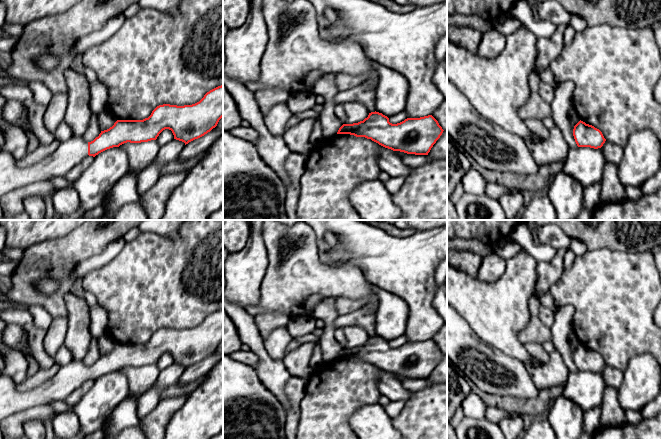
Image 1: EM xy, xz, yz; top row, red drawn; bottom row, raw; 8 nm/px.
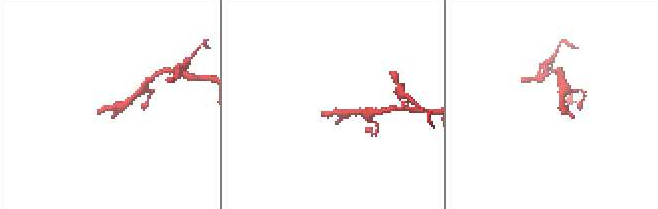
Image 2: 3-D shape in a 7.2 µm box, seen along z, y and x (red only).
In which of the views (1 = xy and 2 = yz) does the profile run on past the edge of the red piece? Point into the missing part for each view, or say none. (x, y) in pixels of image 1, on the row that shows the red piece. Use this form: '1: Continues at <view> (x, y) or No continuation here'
1: Continues at xy (70, 153)
2: No continuation here

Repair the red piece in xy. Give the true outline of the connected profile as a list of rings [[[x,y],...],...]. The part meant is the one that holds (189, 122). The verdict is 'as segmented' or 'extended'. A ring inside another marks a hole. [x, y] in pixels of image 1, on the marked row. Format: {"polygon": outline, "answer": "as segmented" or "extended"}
{"polygon": [[[223,85],[218,86],[209,92],[197,103],[192,105],[170,105],[163,104],[157,106],[148,118],[143,120],[117,120],[112,127],[101,131],[98,137],[93,141],[87,142],[83,137],[72,137],[69,140],[60,143],[58,148],[41,162],[29,167],[18,167],[17,160],[11,153],[0,151],[0,198],[15,189],[21,189],[26,185],[39,181],[50,181],[53,177],[65,176],[75,166],[77,166],[85,157],[95,157],[99,153],[120,145],[130,143],[141,143],[156,140],[159,134],[169,129],[174,135],[174,139],[186,144],[198,139],[213,128],[223,117]]], "answer": "extended"}

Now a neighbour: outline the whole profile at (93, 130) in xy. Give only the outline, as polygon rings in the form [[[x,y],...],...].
[[[94,115],[91,117],[87,130],[85,131],[83,138],[87,141],[87,142],[91,142],[93,141],[96,137],[99,136],[99,134],[101,133],[100,128],[99,128],[99,123],[98,123],[98,119],[97,119],[97,115]]]

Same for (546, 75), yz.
[[[546,67],[541,71],[539,75],[539,81],[543,81],[550,84],[554,89],[558,87],[554,74],[549,67]]]

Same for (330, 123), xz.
[[[336,74],[326,75],[315,83],[311,92],[314,96],[322,95],[325,99],[323,109],[320,112],[319,117],[324,138],[329,138],[337,134],[339,128],[343,125],[343,122],[336,116],[334,111],[334,99],[339,92],[335,85],[336,77]]]

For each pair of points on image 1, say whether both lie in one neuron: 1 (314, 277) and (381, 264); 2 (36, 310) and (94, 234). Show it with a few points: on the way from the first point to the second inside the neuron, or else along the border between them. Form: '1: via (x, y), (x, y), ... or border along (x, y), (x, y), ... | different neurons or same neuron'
1: border along (336, 263), (350, 263), (356, 266), (372, 284) | different neurons
2: border along (28, 306), (41, 305), (52, 318) | different neurons

